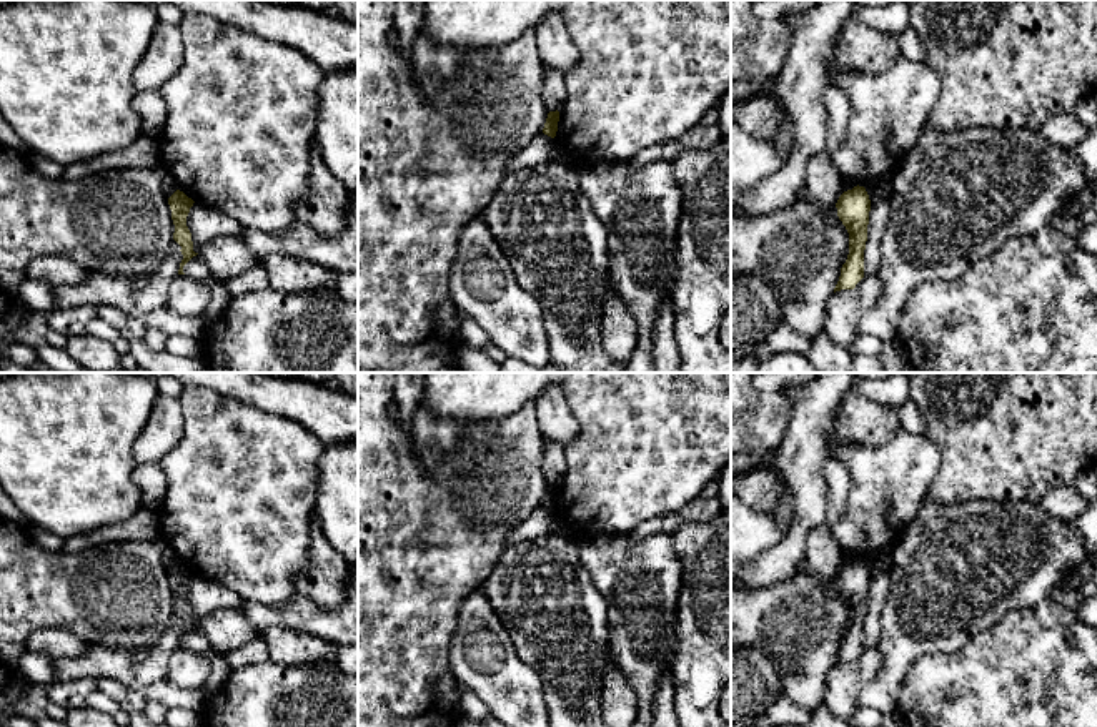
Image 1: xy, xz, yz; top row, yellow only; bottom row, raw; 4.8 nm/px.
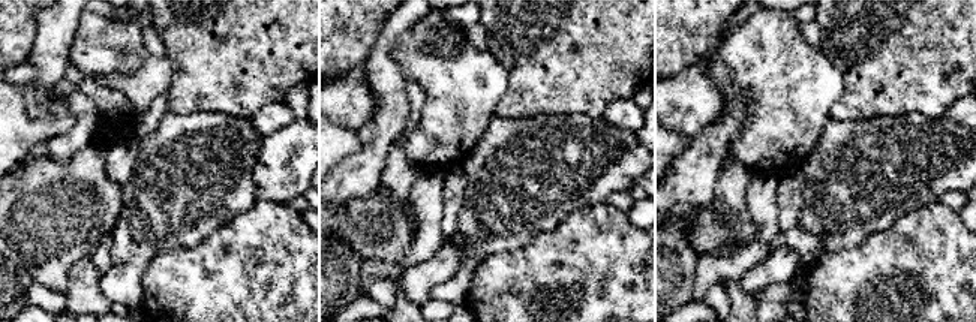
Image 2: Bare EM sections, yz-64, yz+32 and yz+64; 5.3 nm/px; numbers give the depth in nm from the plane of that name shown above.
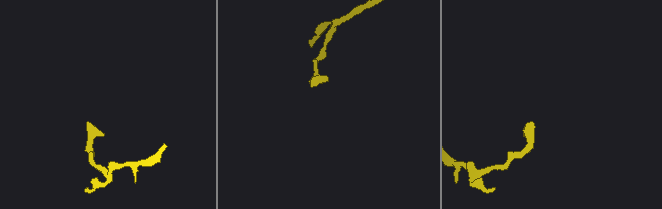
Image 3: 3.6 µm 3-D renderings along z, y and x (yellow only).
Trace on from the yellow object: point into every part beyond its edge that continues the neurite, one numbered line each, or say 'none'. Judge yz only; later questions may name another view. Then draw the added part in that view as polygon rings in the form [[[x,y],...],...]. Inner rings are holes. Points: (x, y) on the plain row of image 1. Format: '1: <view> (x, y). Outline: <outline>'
none

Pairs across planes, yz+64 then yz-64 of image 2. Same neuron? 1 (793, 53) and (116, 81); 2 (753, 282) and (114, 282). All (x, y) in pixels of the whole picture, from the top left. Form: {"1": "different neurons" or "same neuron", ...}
{"1": "same neuron", "2": "different neurons"}

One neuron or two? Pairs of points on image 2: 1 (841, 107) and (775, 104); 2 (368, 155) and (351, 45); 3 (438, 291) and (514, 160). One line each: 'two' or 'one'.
1: two
2: two
3: one

